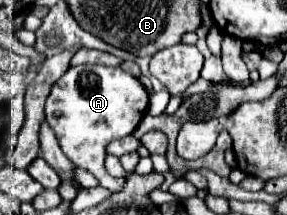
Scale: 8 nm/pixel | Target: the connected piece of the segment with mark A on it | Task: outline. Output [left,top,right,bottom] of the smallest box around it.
[45,64,149,192]

